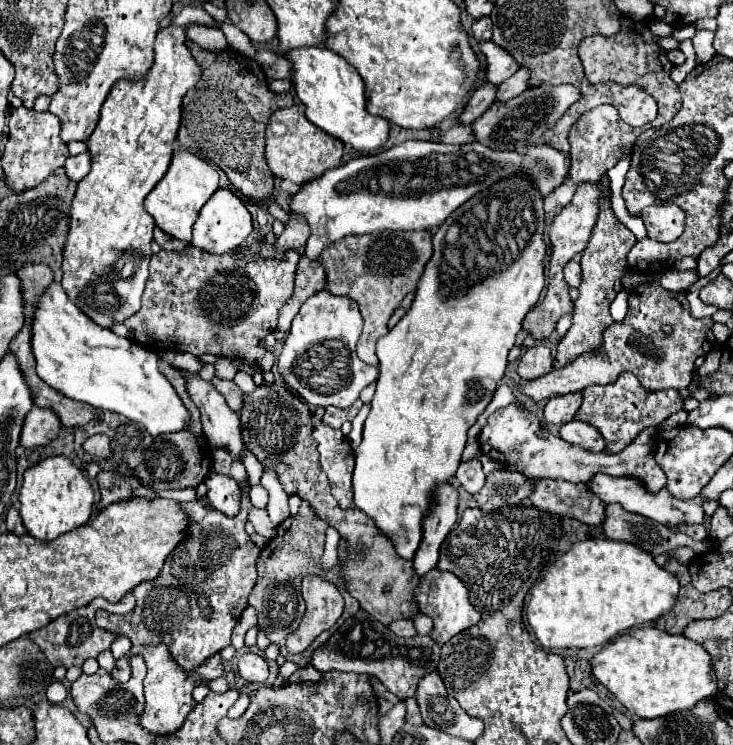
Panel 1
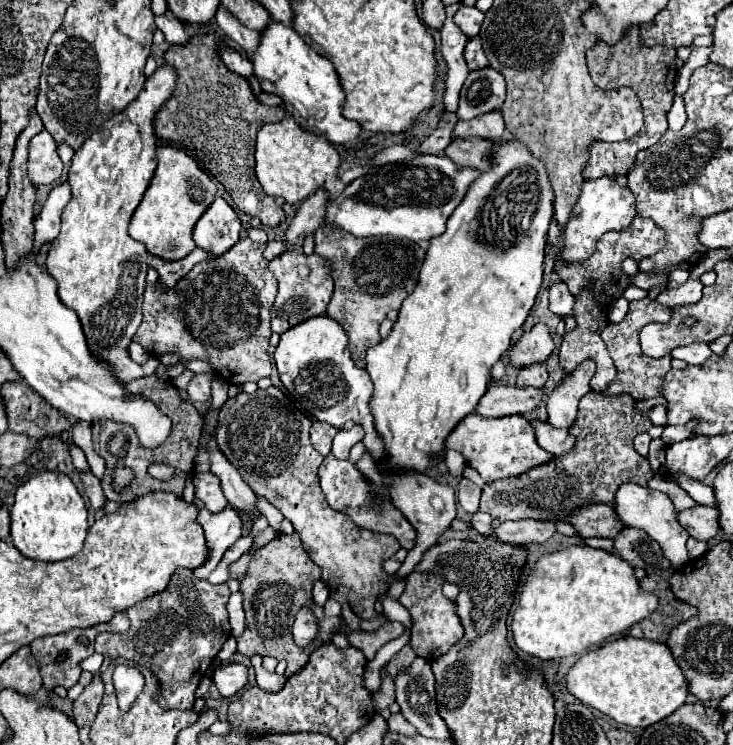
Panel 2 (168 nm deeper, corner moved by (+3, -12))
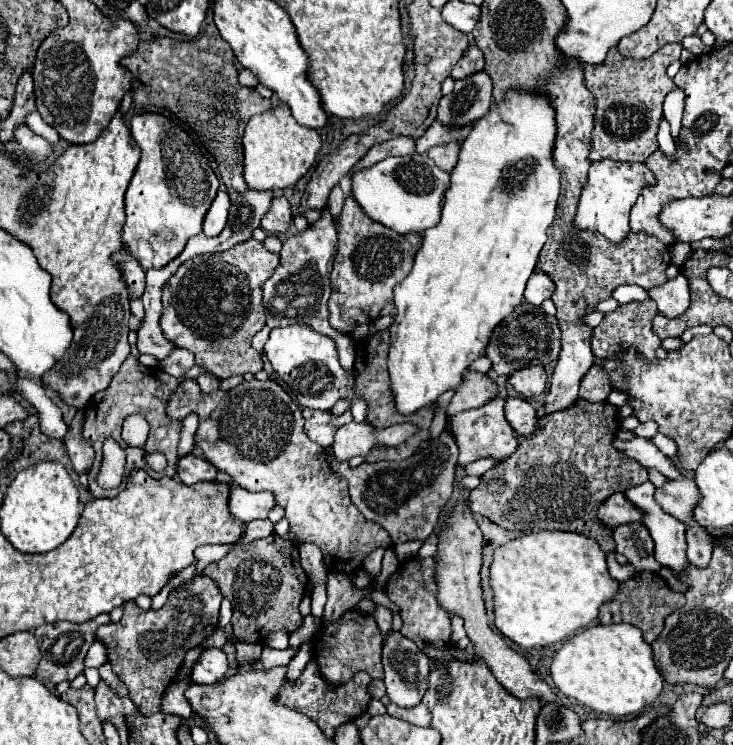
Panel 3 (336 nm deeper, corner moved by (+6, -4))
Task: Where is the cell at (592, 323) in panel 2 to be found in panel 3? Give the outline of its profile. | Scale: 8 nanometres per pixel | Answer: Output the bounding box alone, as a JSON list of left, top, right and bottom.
[578,358,613,402]

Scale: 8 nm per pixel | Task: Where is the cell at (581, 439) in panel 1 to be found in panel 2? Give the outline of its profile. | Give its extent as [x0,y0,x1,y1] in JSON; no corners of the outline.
[532,420,574,454]

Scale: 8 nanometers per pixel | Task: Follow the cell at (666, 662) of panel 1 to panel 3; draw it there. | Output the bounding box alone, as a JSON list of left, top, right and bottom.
[551,624,665,718]

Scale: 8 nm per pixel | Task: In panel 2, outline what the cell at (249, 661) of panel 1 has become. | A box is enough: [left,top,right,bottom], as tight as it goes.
[212,664,248,698]

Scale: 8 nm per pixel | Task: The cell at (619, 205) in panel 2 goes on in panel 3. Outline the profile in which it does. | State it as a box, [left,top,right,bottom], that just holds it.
[573,160,653,242]

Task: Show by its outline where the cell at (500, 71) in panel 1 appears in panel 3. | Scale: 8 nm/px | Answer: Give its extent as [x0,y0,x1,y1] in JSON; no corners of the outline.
[437,72,493,126]

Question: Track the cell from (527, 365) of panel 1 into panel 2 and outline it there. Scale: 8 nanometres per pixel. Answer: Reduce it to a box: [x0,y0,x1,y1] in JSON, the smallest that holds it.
[516,364,548,388]

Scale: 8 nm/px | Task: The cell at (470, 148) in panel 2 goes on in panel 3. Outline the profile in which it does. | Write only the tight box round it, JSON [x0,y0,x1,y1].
[429,142,461,172]

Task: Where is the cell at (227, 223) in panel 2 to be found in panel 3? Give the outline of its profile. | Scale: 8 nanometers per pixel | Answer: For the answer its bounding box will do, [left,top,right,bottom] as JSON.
[203,190,229,236]

